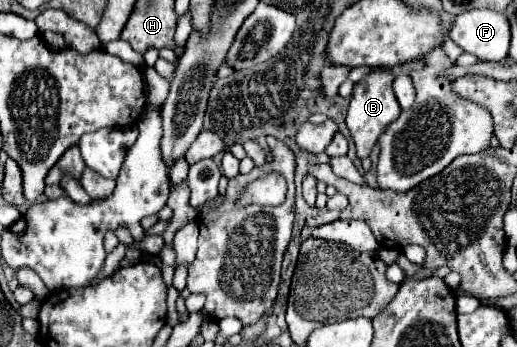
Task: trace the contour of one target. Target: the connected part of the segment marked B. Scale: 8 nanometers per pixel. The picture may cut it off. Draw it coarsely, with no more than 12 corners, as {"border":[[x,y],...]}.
{"border":[[391,71],[355,83],[347,113],[365,159],[401,113]]}

